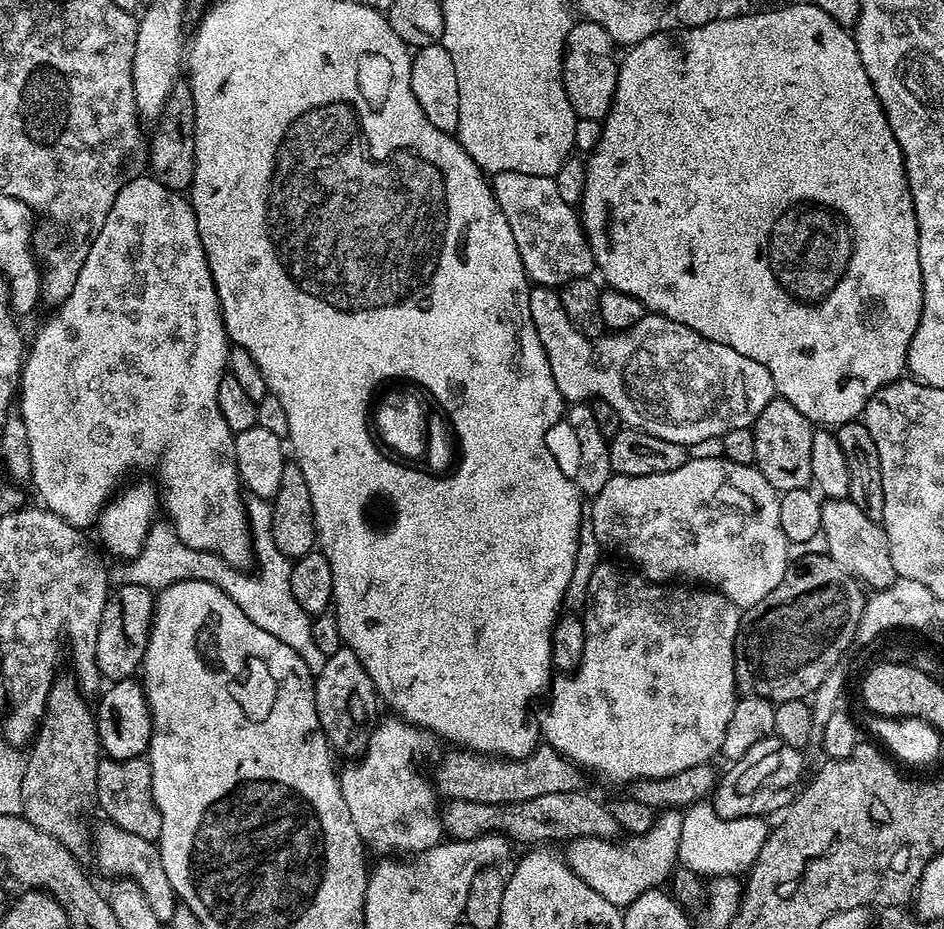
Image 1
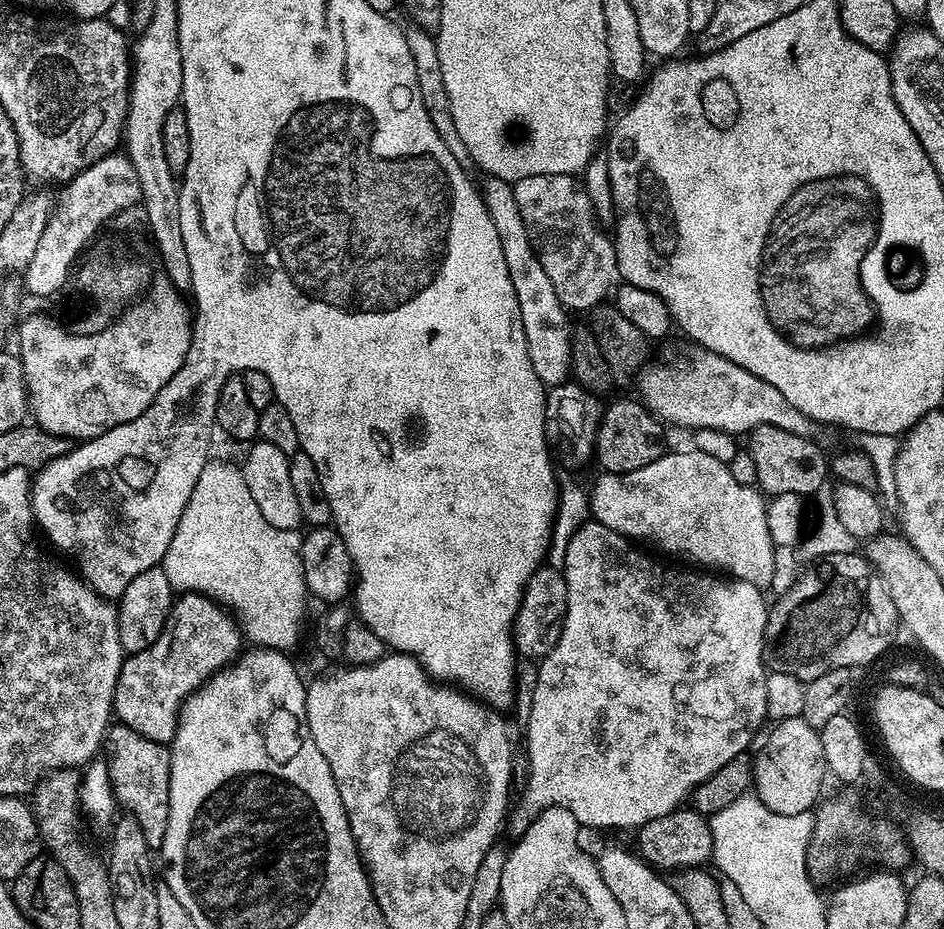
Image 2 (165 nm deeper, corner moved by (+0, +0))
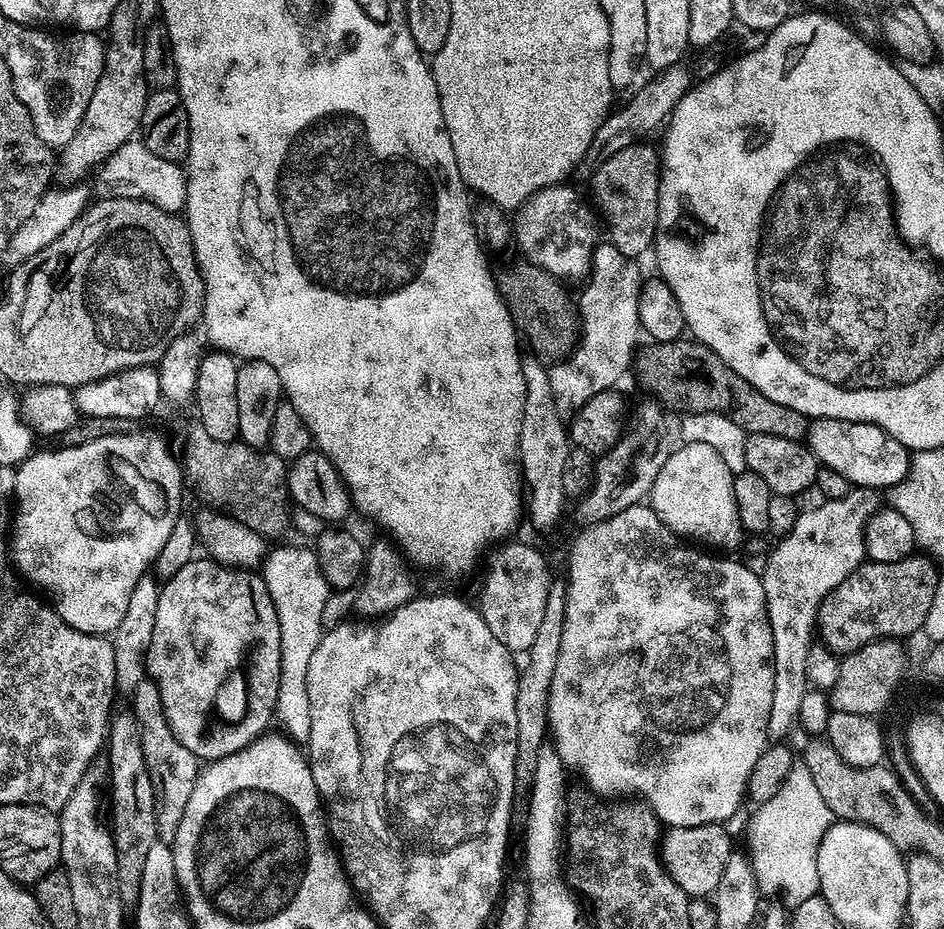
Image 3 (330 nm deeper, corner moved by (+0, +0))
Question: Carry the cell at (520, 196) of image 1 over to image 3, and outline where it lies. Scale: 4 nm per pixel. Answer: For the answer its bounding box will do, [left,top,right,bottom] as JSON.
[514,182,601,282]

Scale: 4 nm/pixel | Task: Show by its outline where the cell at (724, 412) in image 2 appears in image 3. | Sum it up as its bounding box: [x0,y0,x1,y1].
[806,418,910,490]

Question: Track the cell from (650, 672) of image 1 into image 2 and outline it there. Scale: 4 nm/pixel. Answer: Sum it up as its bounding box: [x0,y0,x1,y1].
[506,518,769,838]

